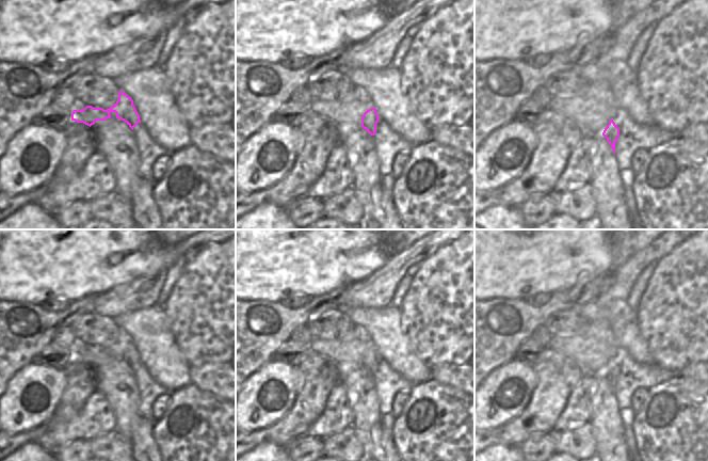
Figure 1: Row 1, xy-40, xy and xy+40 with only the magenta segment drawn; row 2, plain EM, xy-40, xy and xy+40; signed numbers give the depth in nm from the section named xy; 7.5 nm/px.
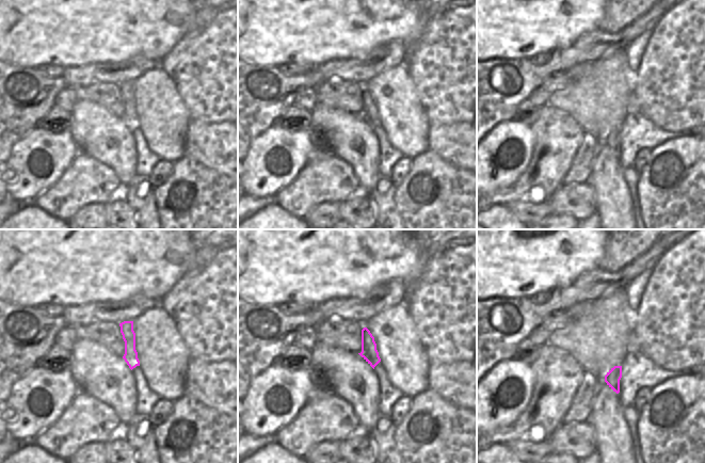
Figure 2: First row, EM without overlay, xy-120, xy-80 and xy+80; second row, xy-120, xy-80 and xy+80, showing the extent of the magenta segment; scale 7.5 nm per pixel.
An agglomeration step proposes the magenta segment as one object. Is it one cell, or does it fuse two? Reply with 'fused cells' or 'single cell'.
single cell

